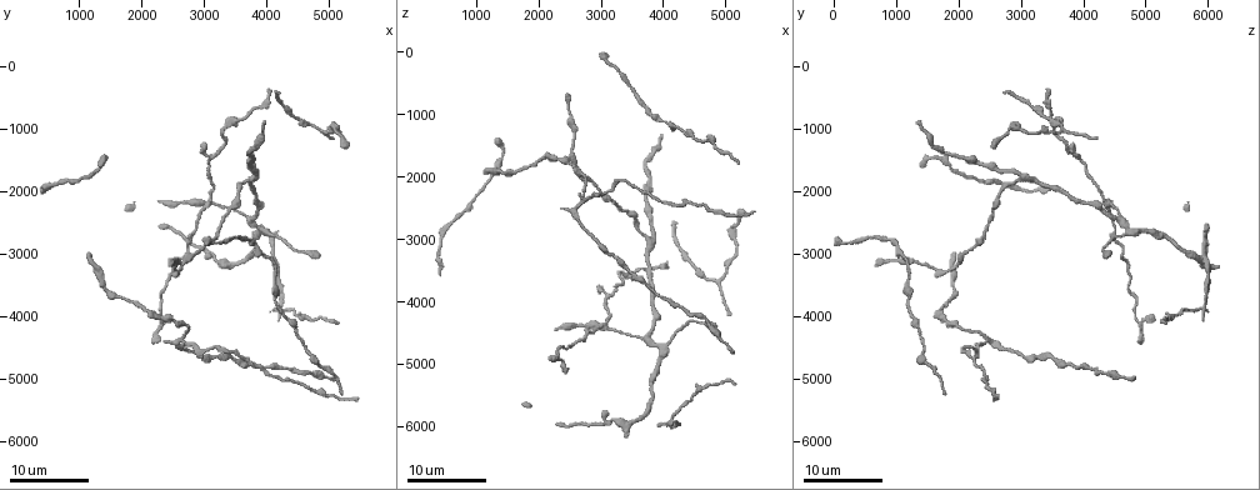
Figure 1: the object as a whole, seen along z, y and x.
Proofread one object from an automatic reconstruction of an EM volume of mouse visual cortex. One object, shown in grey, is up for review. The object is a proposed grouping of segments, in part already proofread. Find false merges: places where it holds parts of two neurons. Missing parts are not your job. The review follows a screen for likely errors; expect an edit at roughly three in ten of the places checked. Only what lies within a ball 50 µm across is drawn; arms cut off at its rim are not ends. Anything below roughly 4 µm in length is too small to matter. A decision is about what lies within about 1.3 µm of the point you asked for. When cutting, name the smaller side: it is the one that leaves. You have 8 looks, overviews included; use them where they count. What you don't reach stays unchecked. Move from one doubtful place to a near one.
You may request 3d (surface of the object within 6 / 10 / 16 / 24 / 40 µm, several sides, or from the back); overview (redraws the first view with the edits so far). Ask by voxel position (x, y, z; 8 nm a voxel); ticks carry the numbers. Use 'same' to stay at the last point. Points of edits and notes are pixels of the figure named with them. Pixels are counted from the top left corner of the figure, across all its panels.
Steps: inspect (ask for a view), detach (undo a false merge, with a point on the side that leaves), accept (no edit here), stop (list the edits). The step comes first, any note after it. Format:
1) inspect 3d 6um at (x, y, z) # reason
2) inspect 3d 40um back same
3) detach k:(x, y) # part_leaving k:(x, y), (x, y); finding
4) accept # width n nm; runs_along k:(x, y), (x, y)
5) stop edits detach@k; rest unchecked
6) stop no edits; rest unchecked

inspect 3d 24um at (3050, 2200, 4400) # four-way junction

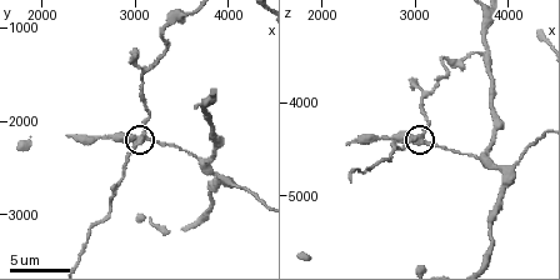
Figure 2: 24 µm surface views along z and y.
inspect 3d 6um at (3050, 2200, 4400)

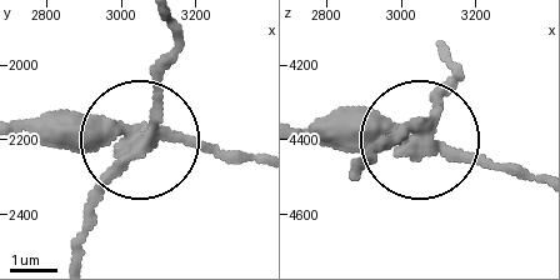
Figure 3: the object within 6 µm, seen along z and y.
detach 3:(96, 193) # arms 4; part_leaving 3:(141, 138), (173, 23); a second neuron is stuck on

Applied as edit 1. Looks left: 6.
inspect overview

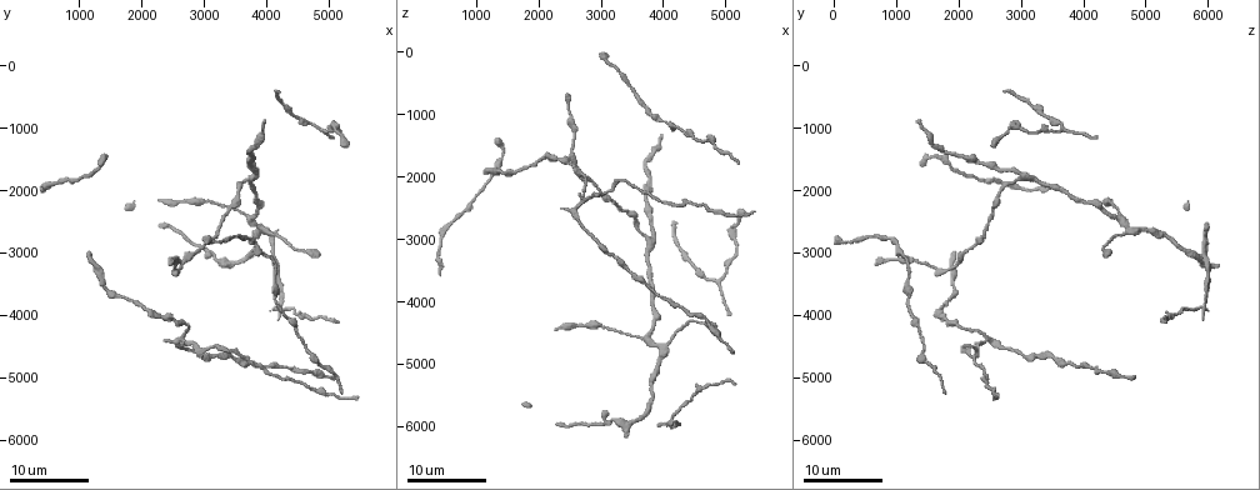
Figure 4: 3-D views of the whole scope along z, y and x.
inspect 3d 16um at (2450, 4100, 1800)

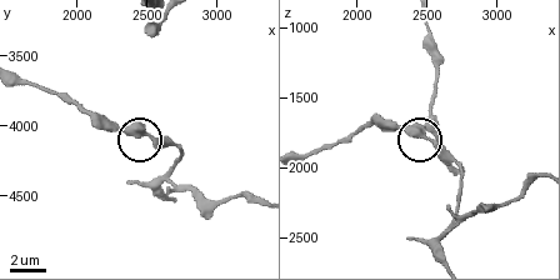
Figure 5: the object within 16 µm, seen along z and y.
inspect 3d 10um at (2460, 4060, 1760) # zoom in

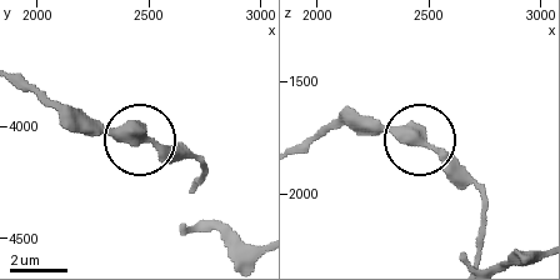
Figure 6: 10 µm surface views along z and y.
accept # width 430 nm; one neuron here

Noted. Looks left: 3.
inspect 3d 16um at (2600, 4400, 2500) # four arms meet

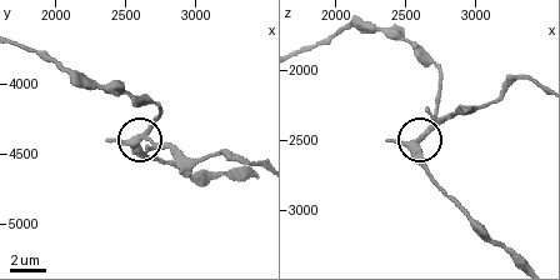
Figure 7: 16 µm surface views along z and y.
inspect 3d 6um at (2640, 4380, 2480)

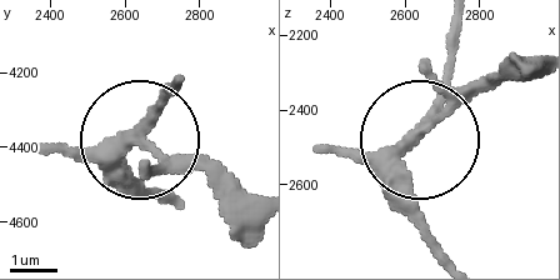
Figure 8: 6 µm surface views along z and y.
detach 8:(208, 155) # width 250 nm; part_leaving 8:(155, 144), (258, 196); a second neuron is stuck on

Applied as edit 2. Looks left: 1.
inspect 3d 6um at (3700, 2400, 4550)

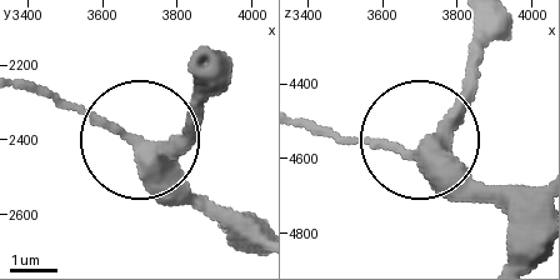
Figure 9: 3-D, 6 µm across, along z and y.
accept # width 350 nm; continuous, no second neuron

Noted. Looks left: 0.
stop edits detach@3, detach@8; rest unchecked

